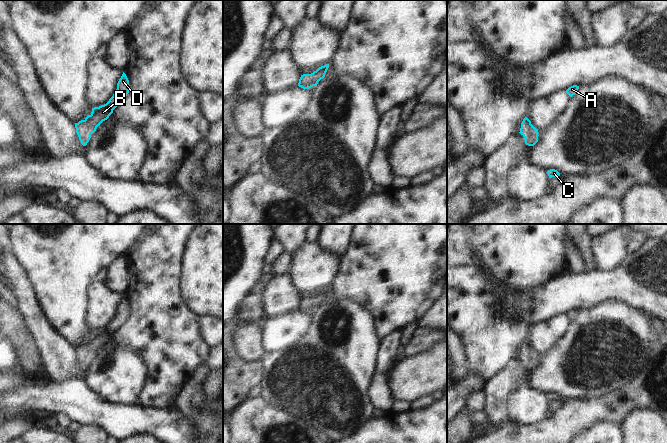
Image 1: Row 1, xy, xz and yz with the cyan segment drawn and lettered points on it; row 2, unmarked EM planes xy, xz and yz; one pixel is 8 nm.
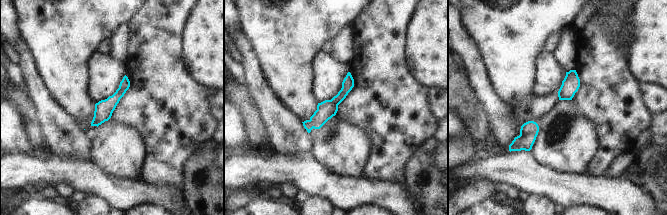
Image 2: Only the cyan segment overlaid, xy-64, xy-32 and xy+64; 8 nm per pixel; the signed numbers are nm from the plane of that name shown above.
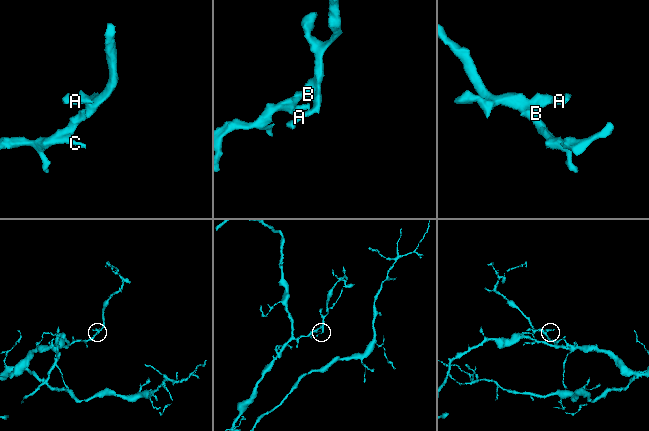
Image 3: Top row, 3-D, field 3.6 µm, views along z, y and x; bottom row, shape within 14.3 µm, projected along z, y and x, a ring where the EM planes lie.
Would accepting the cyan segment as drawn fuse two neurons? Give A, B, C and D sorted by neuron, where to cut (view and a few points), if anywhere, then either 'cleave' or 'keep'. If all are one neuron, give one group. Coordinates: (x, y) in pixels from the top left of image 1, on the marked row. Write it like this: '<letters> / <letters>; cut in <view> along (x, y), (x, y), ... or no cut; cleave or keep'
A B C D; no cut; keep

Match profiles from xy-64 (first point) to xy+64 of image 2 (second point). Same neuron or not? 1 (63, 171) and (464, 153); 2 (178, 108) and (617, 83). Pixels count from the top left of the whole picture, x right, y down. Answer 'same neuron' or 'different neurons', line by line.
1: different neurons
2: same neuron

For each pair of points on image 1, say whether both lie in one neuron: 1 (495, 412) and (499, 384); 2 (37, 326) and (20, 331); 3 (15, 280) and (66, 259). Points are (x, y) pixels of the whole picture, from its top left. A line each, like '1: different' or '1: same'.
1: same
2: different
3: different

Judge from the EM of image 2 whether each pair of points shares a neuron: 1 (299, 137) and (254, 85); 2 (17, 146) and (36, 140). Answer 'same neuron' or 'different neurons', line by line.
1: same neuron
2: different neurons

